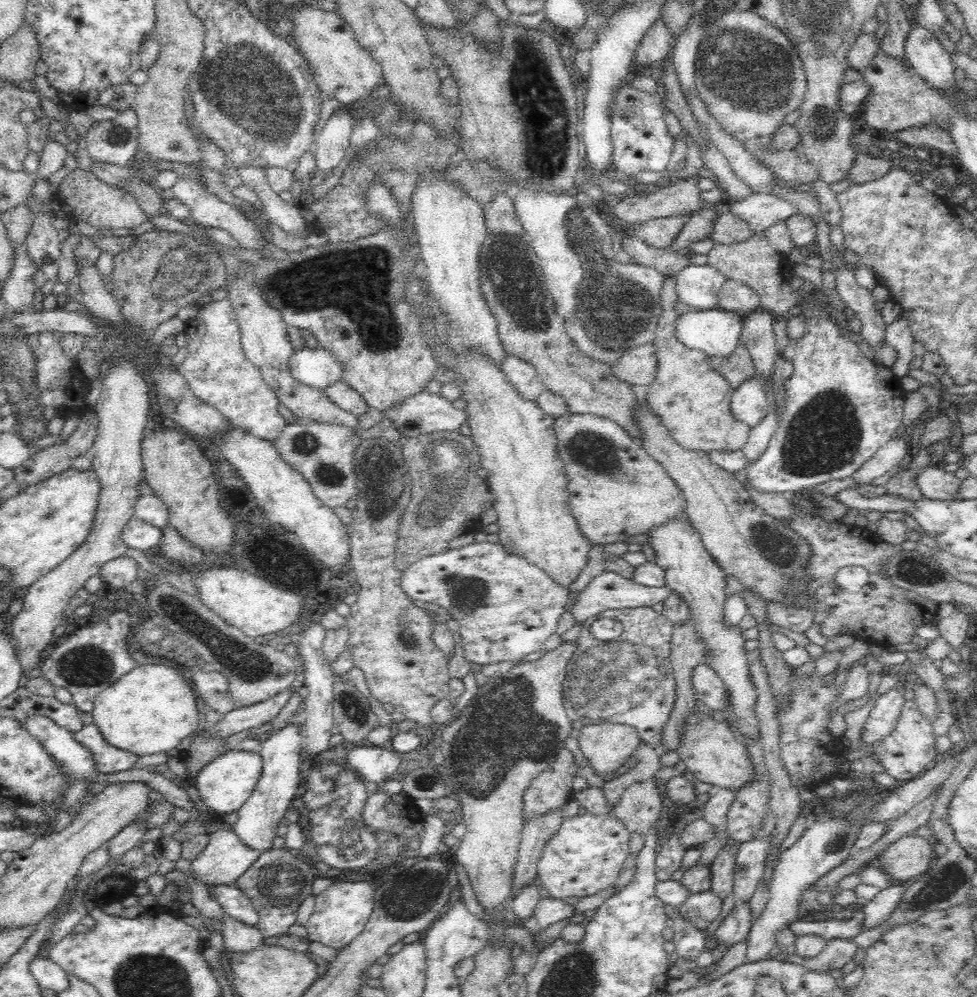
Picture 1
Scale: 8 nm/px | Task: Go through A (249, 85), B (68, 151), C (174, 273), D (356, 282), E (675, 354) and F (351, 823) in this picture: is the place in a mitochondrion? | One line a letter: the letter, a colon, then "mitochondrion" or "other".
A: mitochondrion
B: other
C: mitochondrion
D: mitochondrion
E: other
F: mitochondrion

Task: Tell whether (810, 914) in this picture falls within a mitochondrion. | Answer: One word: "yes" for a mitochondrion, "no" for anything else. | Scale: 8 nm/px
no

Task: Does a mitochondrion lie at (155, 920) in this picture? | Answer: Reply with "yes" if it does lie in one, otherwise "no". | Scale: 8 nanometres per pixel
no

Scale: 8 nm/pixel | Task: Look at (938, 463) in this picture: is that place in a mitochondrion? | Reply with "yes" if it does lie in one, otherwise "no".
no

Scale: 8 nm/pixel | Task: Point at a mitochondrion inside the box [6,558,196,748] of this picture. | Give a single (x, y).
(87, 665)

